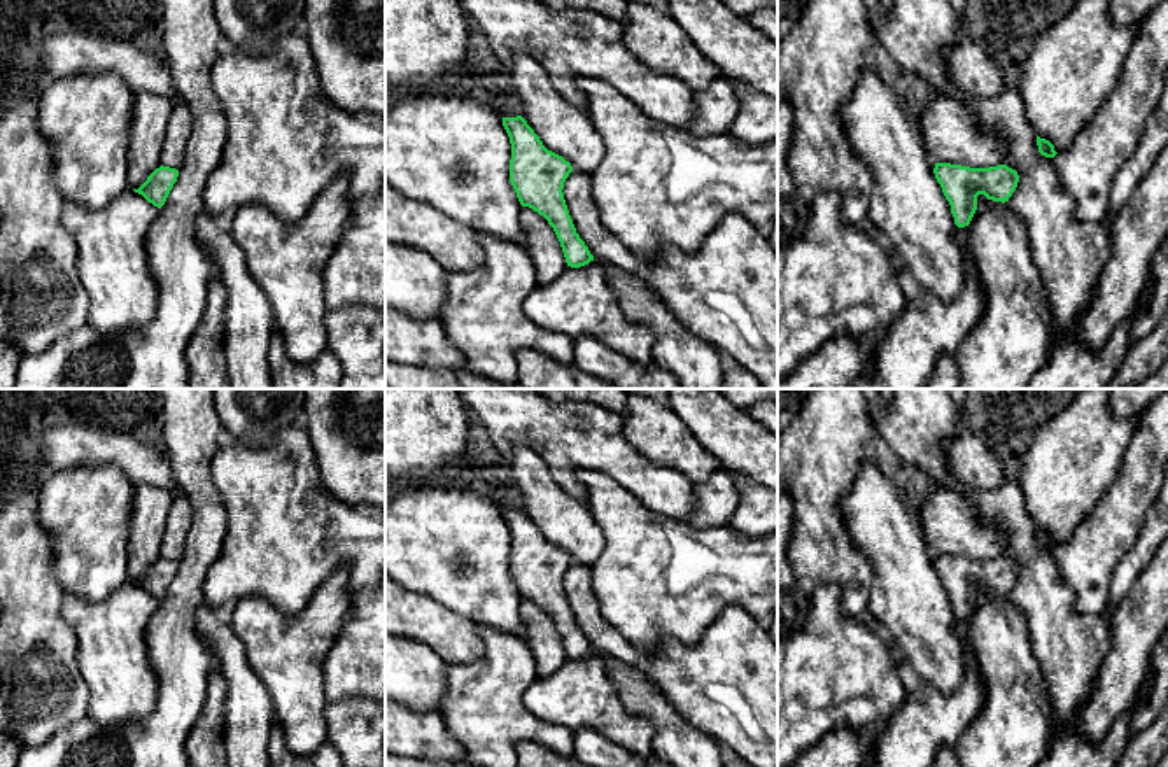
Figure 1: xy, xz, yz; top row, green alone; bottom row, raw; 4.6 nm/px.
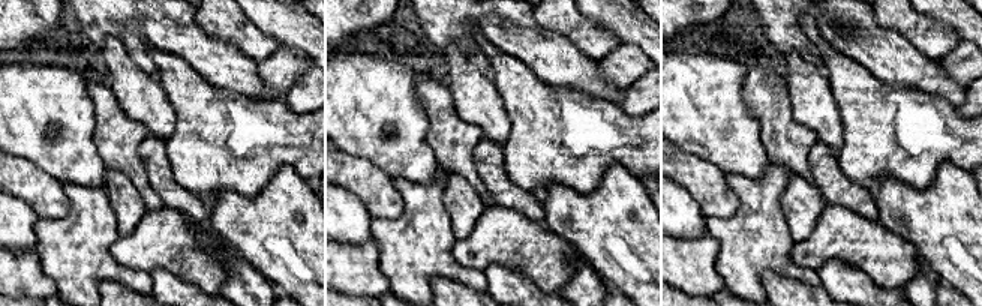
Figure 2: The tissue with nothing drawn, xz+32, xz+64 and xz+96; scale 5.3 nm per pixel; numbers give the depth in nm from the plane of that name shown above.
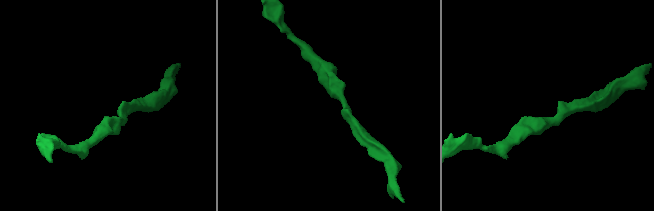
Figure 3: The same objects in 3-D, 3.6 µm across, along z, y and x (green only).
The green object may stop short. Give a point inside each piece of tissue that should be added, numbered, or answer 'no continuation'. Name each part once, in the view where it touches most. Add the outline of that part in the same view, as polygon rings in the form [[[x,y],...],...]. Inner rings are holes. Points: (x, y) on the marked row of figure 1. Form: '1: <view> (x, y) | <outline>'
no continuation

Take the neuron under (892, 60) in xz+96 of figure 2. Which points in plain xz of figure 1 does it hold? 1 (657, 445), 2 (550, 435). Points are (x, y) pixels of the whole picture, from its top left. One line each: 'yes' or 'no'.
1: no
2: yes

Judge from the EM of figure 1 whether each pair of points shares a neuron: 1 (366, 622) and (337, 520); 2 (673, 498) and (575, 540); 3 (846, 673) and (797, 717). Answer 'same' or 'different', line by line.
1: different
2: different
3: same

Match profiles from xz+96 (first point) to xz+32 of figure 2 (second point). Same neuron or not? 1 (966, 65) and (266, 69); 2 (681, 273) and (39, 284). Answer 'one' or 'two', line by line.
1: one
2: one

